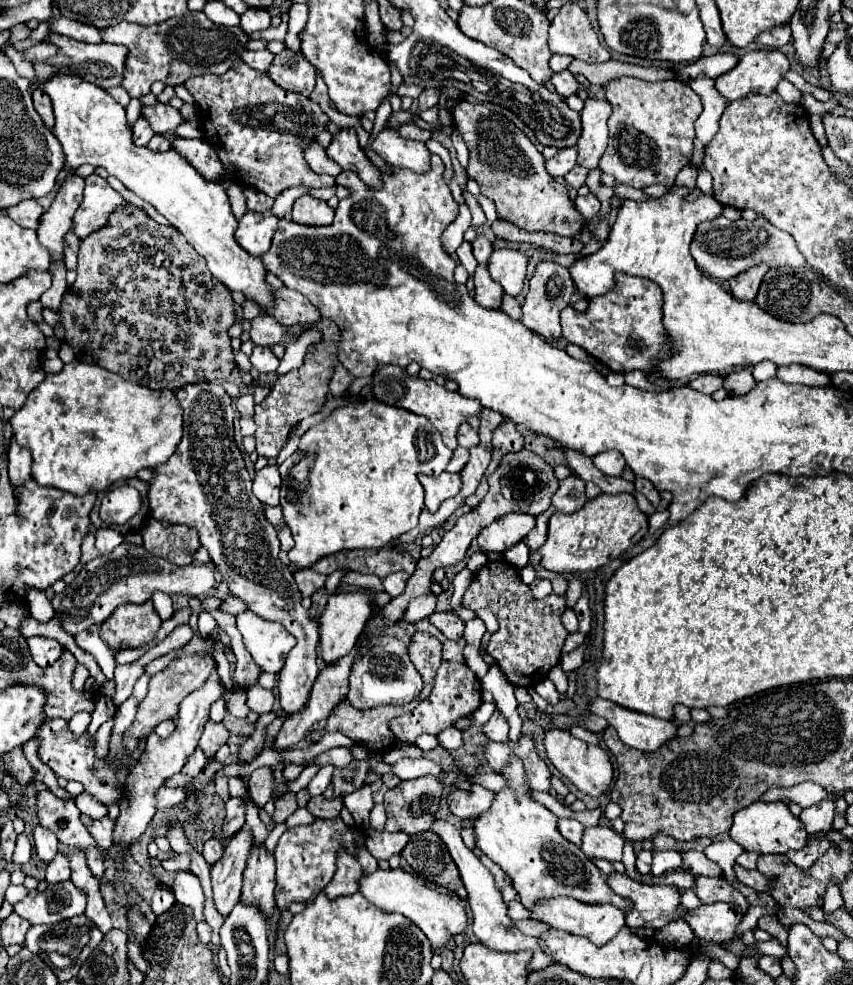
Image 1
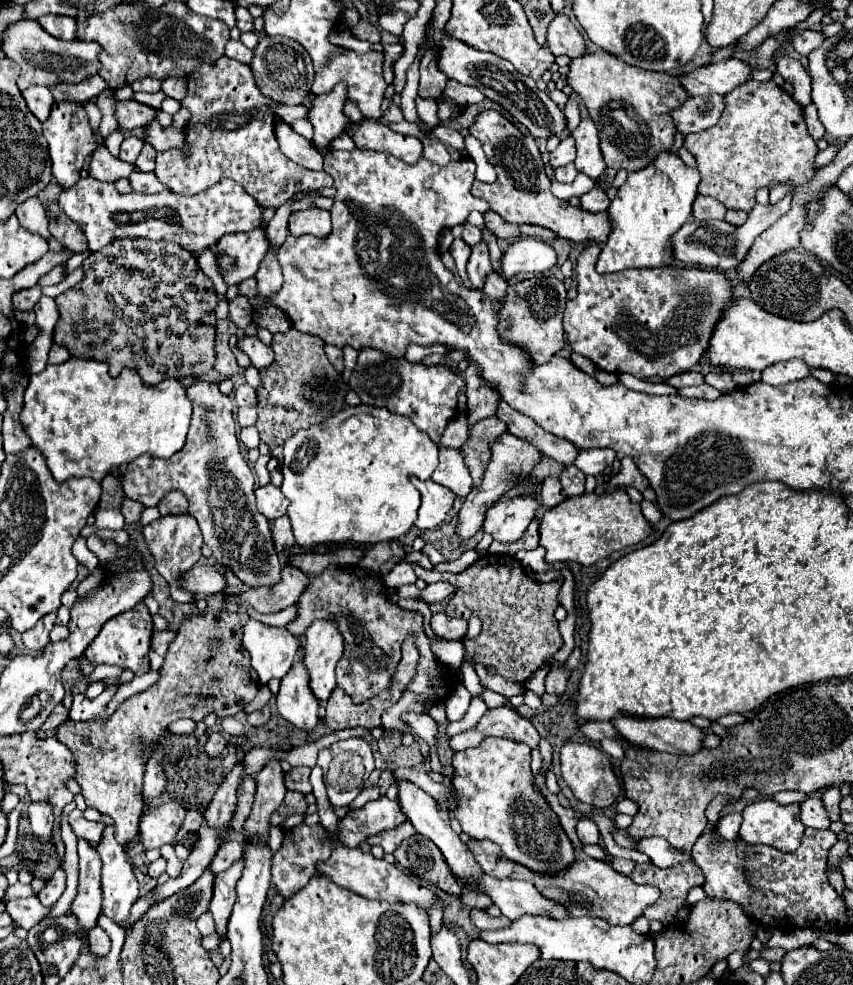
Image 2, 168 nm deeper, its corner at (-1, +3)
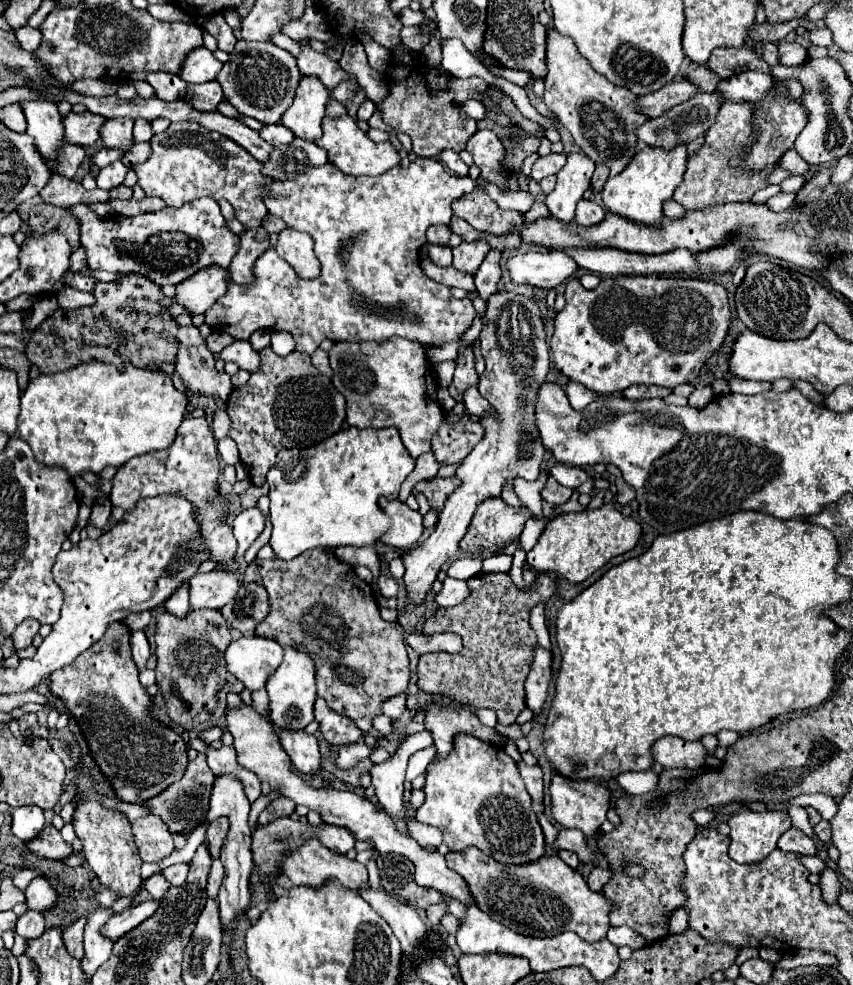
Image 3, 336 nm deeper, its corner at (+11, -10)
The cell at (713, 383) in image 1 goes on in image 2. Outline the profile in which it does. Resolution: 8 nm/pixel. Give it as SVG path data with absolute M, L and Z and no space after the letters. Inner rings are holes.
M686 371L686 373L678 373L670 379L666 379L668 385L672 387L688 387L688 385L702 385L704 383L704 375L696 373L696 371Z

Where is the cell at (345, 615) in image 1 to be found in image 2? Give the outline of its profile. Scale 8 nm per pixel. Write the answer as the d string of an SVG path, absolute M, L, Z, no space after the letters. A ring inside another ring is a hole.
M314 621L300 637L304 667L310 675L310 691L322 703L336 687L334 667L342 657L344 639L332 621Z

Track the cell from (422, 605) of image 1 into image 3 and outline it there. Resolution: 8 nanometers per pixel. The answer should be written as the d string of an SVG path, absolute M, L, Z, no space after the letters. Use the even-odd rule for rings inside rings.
M446 578L442 582L442 590L436 594L436 604L440 608L448 608L448 606L458 606L466 596L468 596L468 586L464 580L456 580L456 578Z

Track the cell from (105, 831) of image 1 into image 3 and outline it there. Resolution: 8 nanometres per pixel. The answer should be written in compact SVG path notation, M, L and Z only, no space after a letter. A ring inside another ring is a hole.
M48 824L38 838L34 838L32 842L28 842L28 848L32 852L36 852L38 856L44 858L56 858L56 860L64 860L72 854L72 846L68 842L62 840L60 830L56 830L52 824Z

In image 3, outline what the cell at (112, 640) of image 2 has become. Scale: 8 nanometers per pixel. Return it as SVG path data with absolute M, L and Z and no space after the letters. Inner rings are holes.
M124 622L110 624L104 638L98 640L92 648L88 648L88 652L82 652L80 658L76 658L70 666L56 670L50 676L50 690L66 702L68 712L80 722L96 764L110 778L112 786L116 788L122 800L146 802L184 776L188 766L186 742L178 734L174 734L166 726L160 726L148 716L148 706L152 698L138 680L138 668L130 652L130 628Z

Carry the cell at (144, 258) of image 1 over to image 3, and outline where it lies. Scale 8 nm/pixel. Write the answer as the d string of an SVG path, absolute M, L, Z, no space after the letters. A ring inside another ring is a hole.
M128 272L120 274L116 282L96 282L92 294L96 304L64 310L62 318L46 318L36 328L26 356L42 374L64 372L92 360L112 364L120 370L126 364L134 364L136 368L154 372L160 372L162 364L176 364L180 348L176 332L180 324L168 310L162 310L160 300L166 298L162 286L152 284L146 276Z

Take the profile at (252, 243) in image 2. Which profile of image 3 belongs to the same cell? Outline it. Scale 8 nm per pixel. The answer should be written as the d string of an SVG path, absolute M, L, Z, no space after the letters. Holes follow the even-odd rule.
M202 268L196 276L190 276L176 286L176 302L186 306L192 314L202 314L224 296L228 284L228 268Z

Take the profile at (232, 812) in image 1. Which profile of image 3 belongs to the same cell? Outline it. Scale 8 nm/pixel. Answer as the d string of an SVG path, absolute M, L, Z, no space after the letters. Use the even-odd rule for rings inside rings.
M146 900L140 904L128 906L126 910L122 910L120 914L114 914L108 920L108 924L104 926L104 936L108 936L110 940L118 940L120 936L124 936L132 928L136 928L140 922L150 918L158 906L160 906L160 900Z

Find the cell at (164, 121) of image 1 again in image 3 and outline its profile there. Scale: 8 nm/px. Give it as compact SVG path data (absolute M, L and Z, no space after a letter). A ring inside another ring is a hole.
M70 112L64 116L64 126L66 126L66 136L64 140L70 144L80 144L80 146L94 146L100 142L100 128L104 126L104 116L96 116L92 112L84 114L74 114Z

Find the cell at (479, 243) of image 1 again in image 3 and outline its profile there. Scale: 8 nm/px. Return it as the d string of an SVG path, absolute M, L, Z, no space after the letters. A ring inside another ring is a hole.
M438 224L438 226L430 226L426 236L428 236L428 242L430 242L430 244L450 246L450 244L448 244L448 240L450 240L450 228L448 228L448 226L442 226L442 224Z

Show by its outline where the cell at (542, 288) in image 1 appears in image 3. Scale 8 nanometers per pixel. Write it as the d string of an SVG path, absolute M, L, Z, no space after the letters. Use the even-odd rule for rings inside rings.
M496 292L488 298L488 308L484 316L484 326L480 332L482 356L486 360L486 370L480 376L478 390L492 404L498 416L486 414L480 424L486 430L484 440L476 444L474 452L464 458L464 462L456 470L456 478L460 480L458 488L448 496L440 520L420 546L408 550L402 560L406 566L404 584L408 588L410 602L422 602L426 592L432 588L440 566L460 550L460 540L464 532L468 532L468 524L472 516L488 498L498 498L502 486L508 480L518 476L526 480L536 480L540 474L540 464L544 458L544 446L538 438L538 430L534 424L534 400L536 390L544 384L546 374L550 370L550 352L546 344L546 326L540 314L538 304L532 298L514 294L514 292Z

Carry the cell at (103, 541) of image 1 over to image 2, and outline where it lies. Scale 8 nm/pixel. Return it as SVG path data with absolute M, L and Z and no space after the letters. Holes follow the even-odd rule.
M96 509L96 527L98 529L122 529L124 527L124 515L118 509Z

